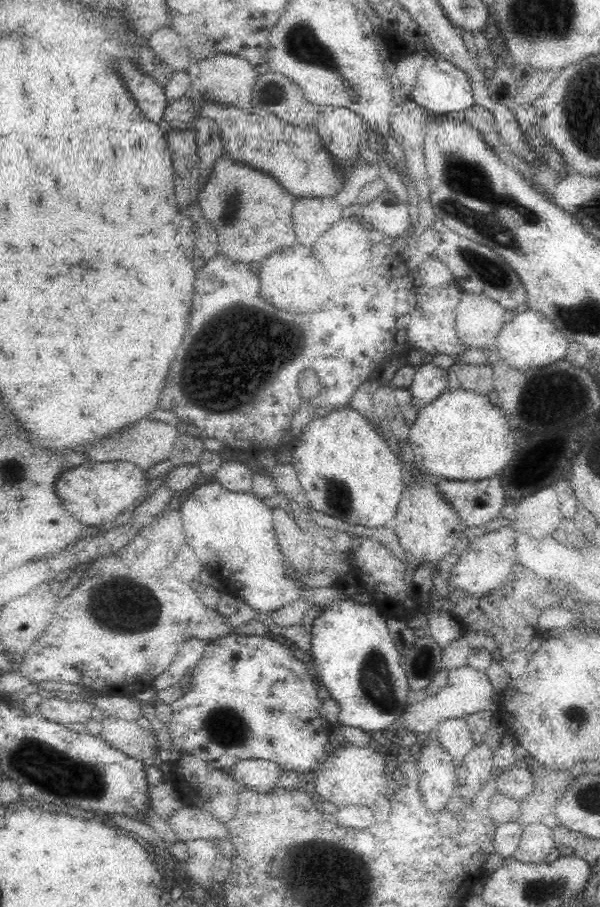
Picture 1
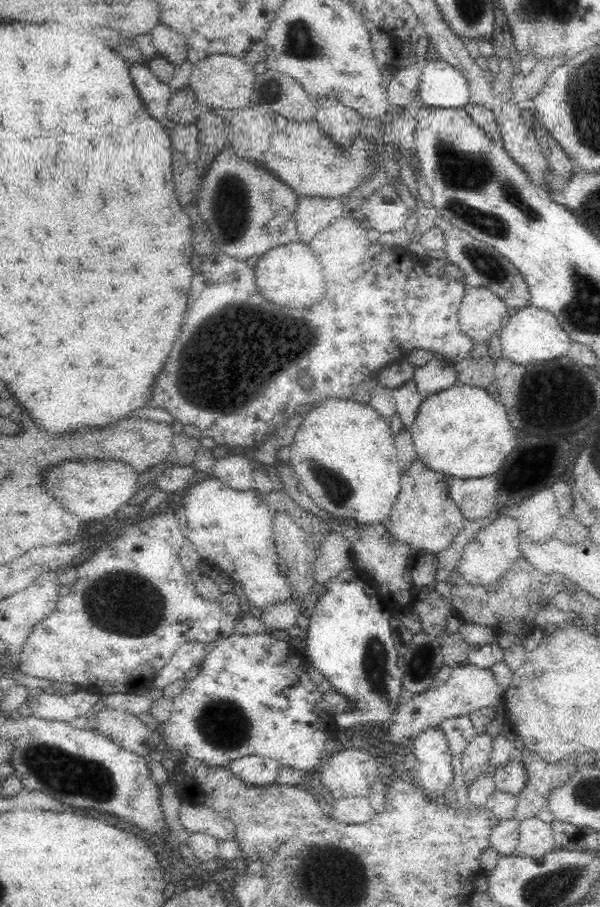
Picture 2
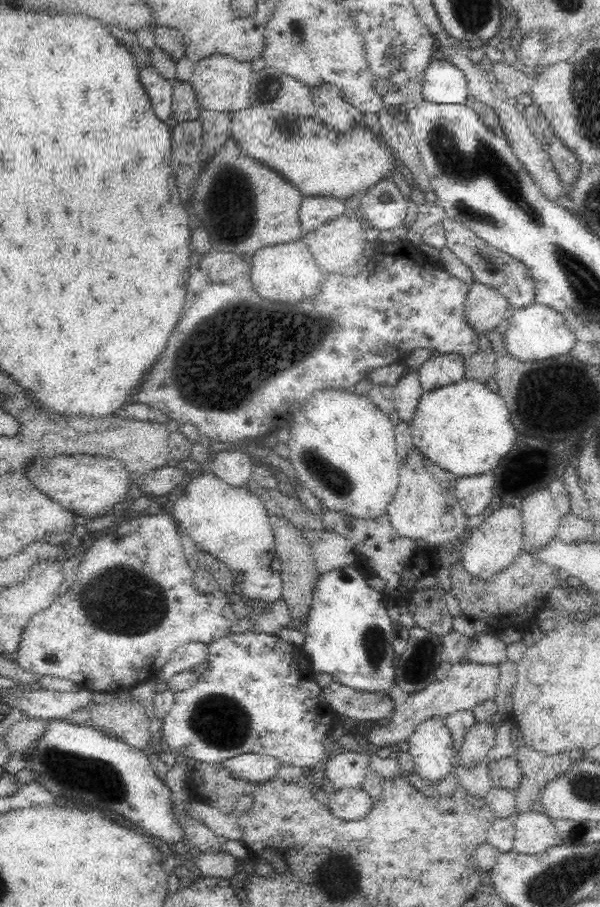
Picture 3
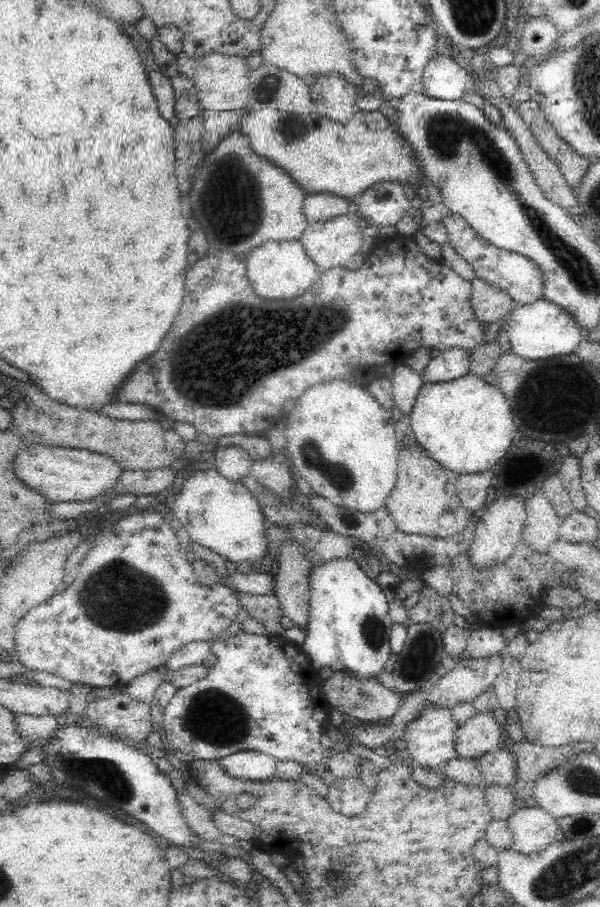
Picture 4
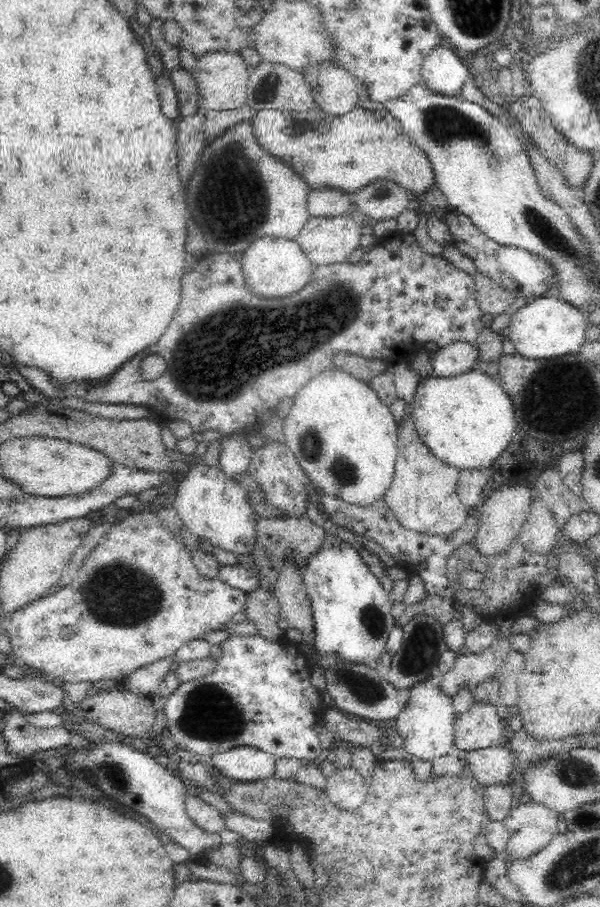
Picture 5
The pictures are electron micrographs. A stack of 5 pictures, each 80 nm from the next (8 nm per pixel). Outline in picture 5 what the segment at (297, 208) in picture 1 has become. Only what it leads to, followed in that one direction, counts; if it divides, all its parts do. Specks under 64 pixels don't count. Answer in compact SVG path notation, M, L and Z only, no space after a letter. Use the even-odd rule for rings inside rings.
M313 189L309 191L306 208L310 217L330 218L347 213L352 195L336 189Z

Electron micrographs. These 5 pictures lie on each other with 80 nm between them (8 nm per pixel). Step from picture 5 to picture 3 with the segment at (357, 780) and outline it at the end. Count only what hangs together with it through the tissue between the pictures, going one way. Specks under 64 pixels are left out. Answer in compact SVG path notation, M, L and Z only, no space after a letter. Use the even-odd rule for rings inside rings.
M342 789L330 797L329 810L343 821L366 818L374 802L363 789Z

